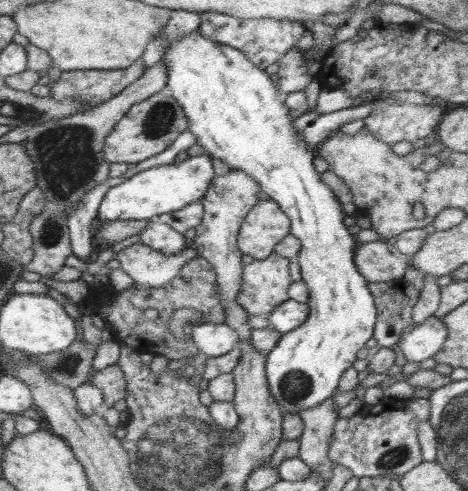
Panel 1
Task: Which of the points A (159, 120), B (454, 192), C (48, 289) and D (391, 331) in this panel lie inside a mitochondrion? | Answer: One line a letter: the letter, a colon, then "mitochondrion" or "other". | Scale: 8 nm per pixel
A: mitochondrion
B: other
C: other
D: other

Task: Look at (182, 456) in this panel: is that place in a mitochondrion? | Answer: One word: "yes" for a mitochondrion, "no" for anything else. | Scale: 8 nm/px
yes

